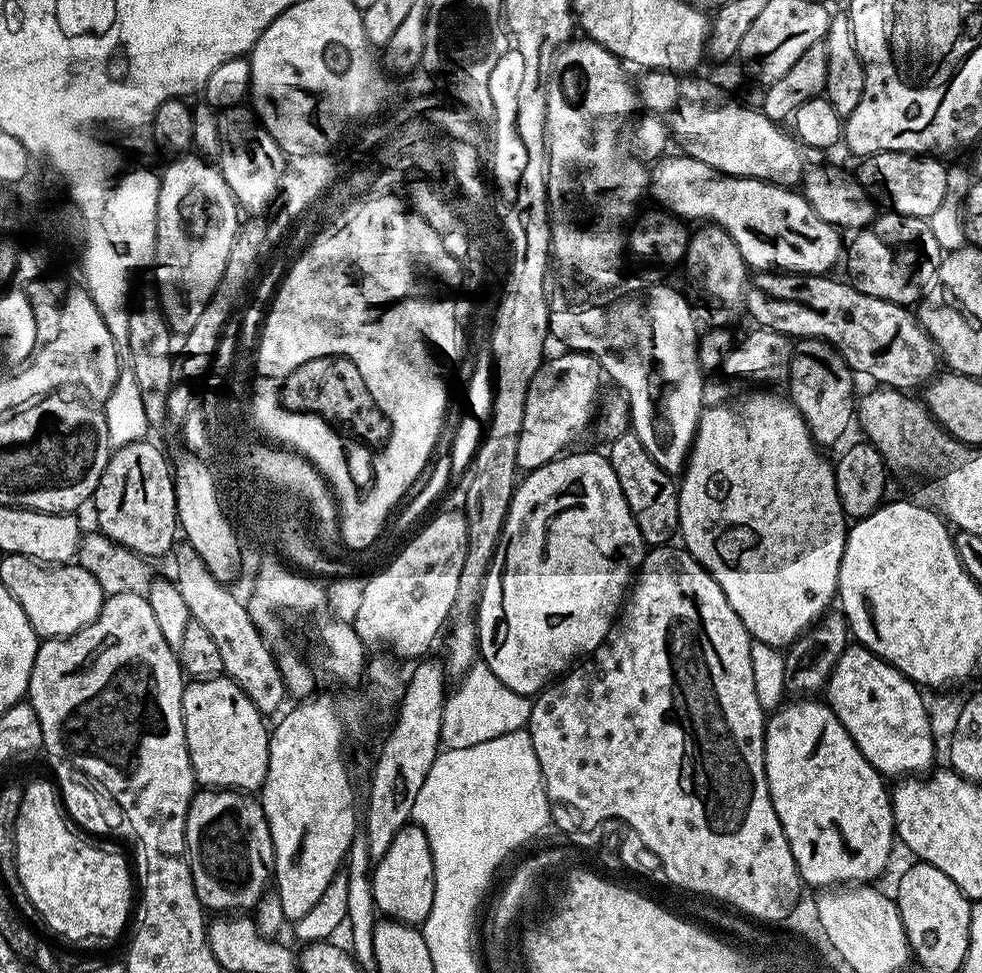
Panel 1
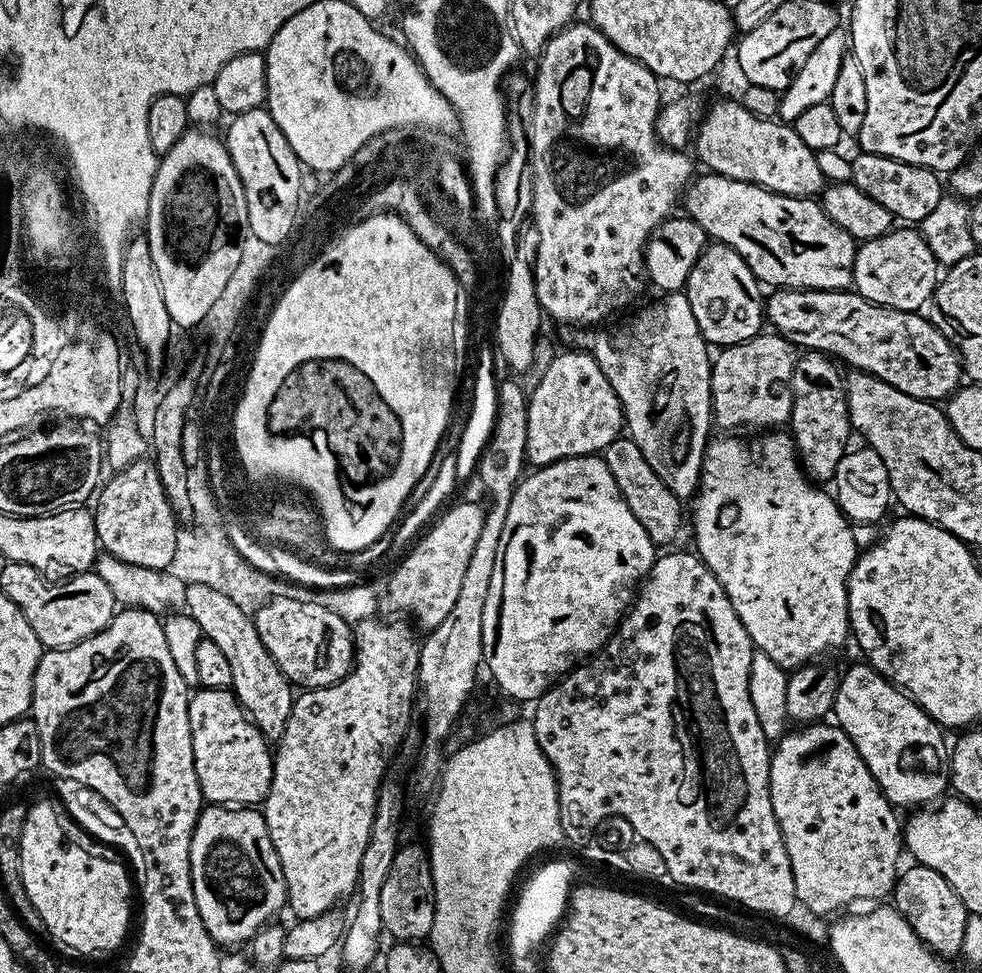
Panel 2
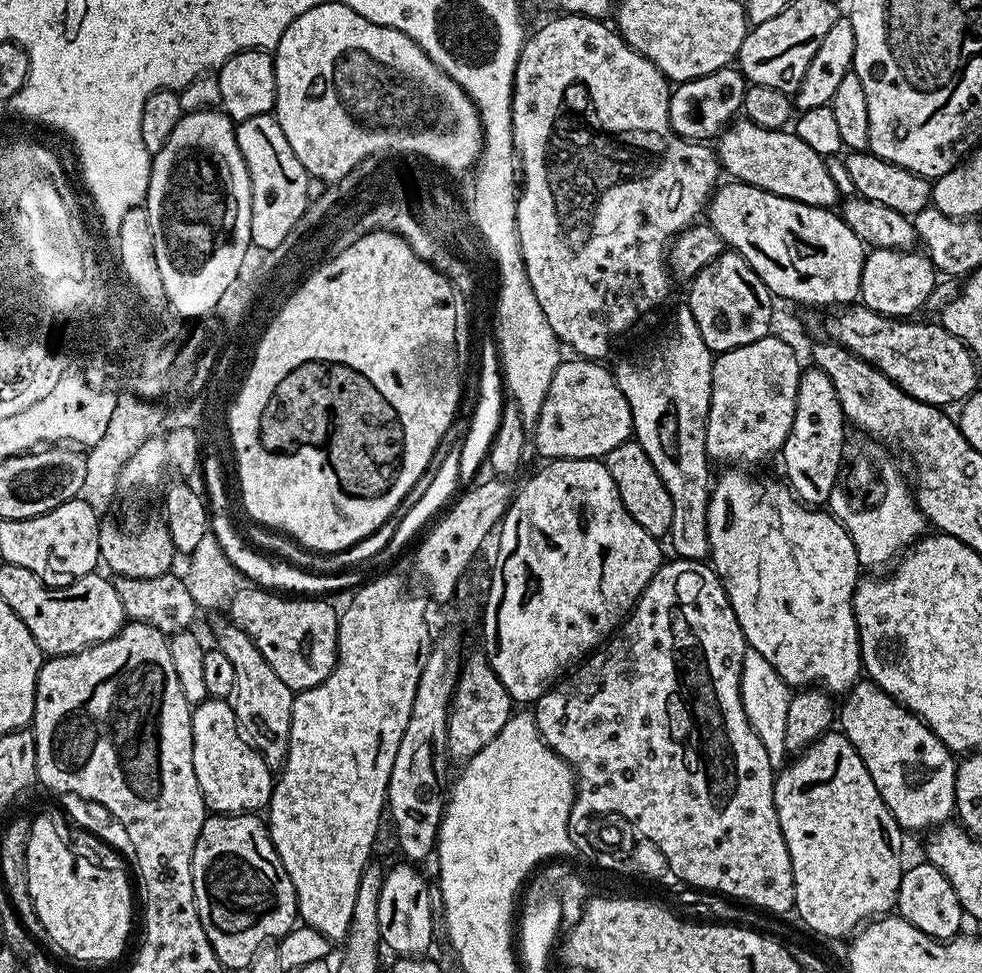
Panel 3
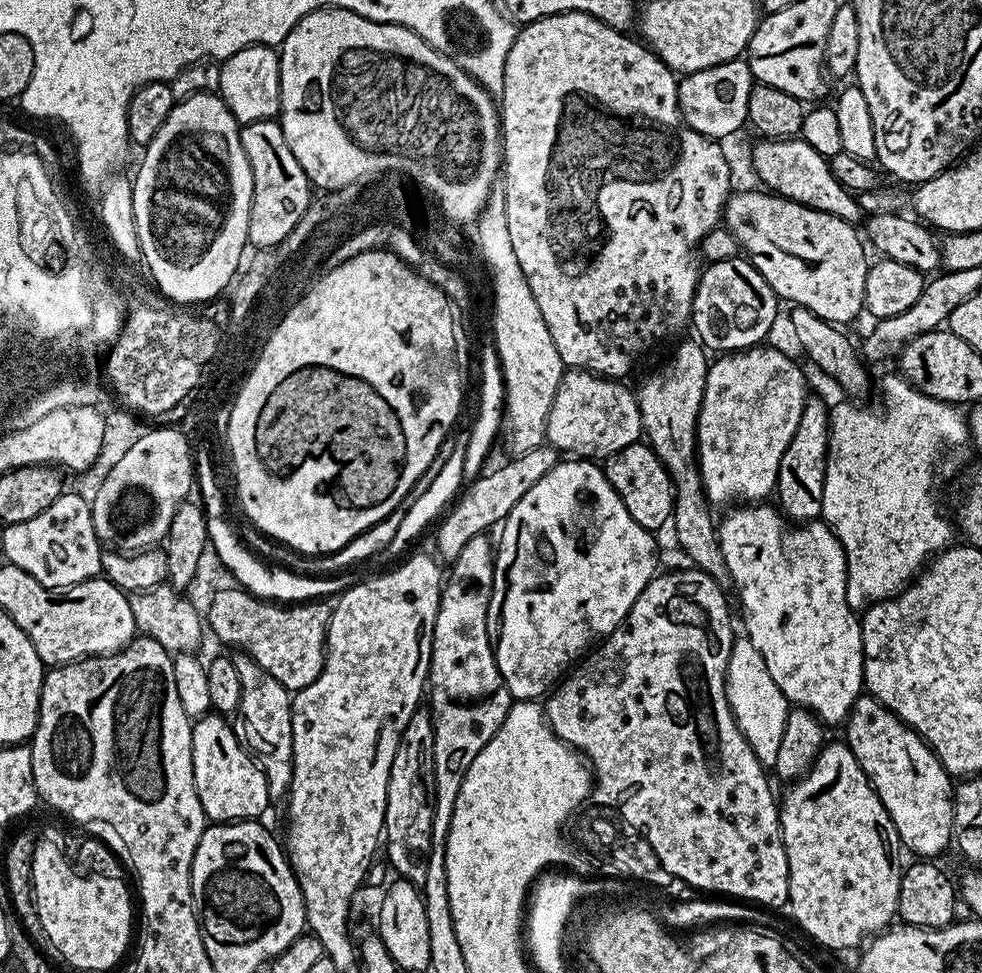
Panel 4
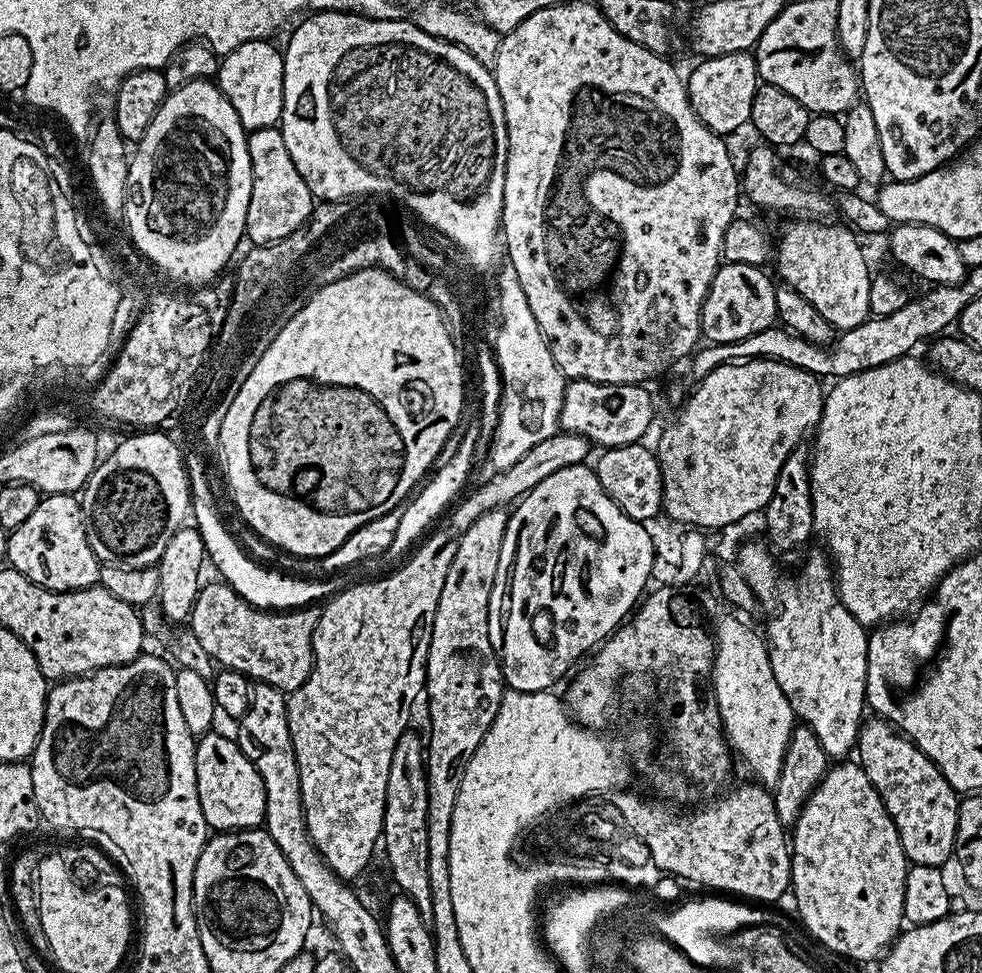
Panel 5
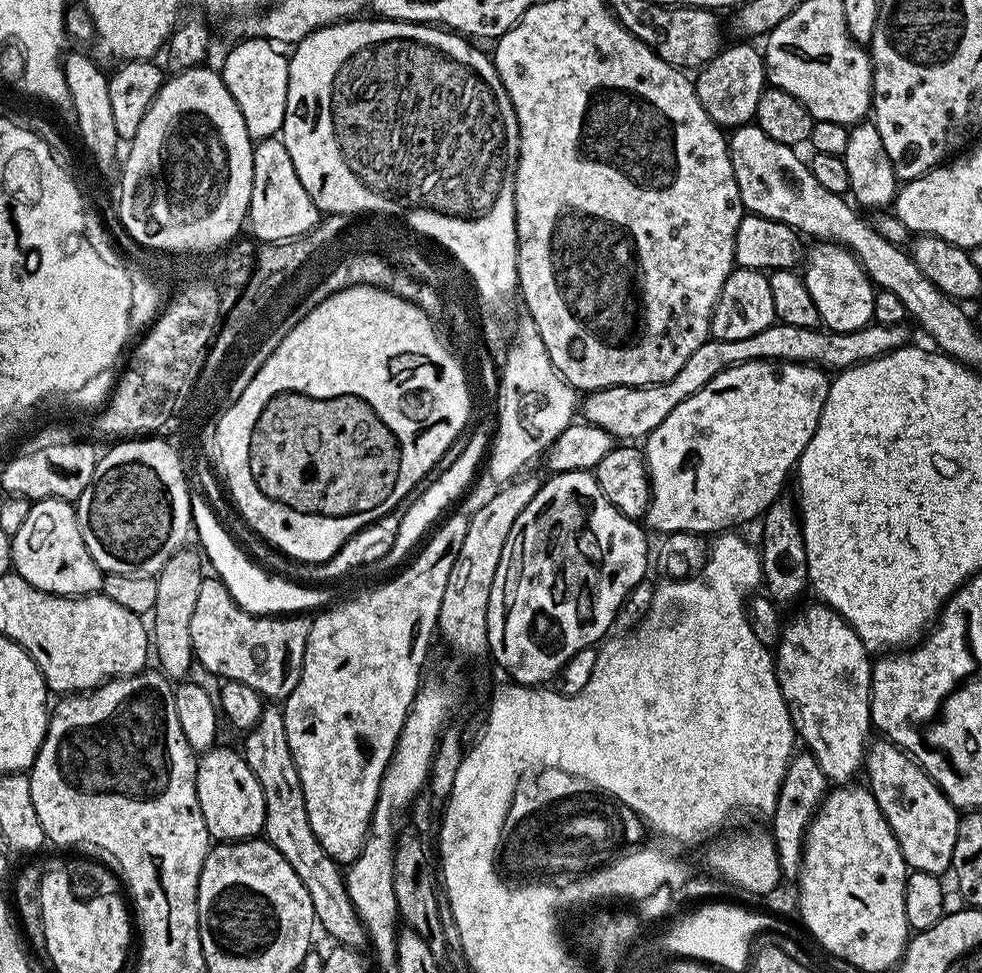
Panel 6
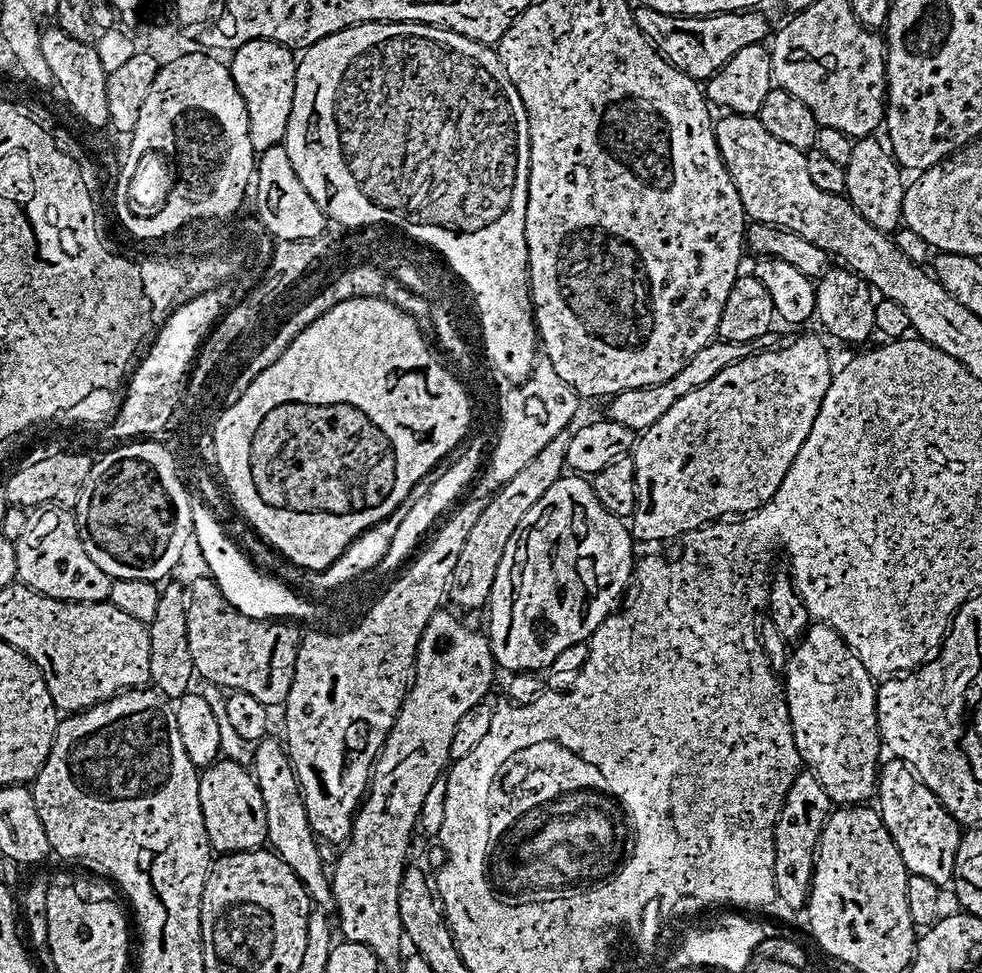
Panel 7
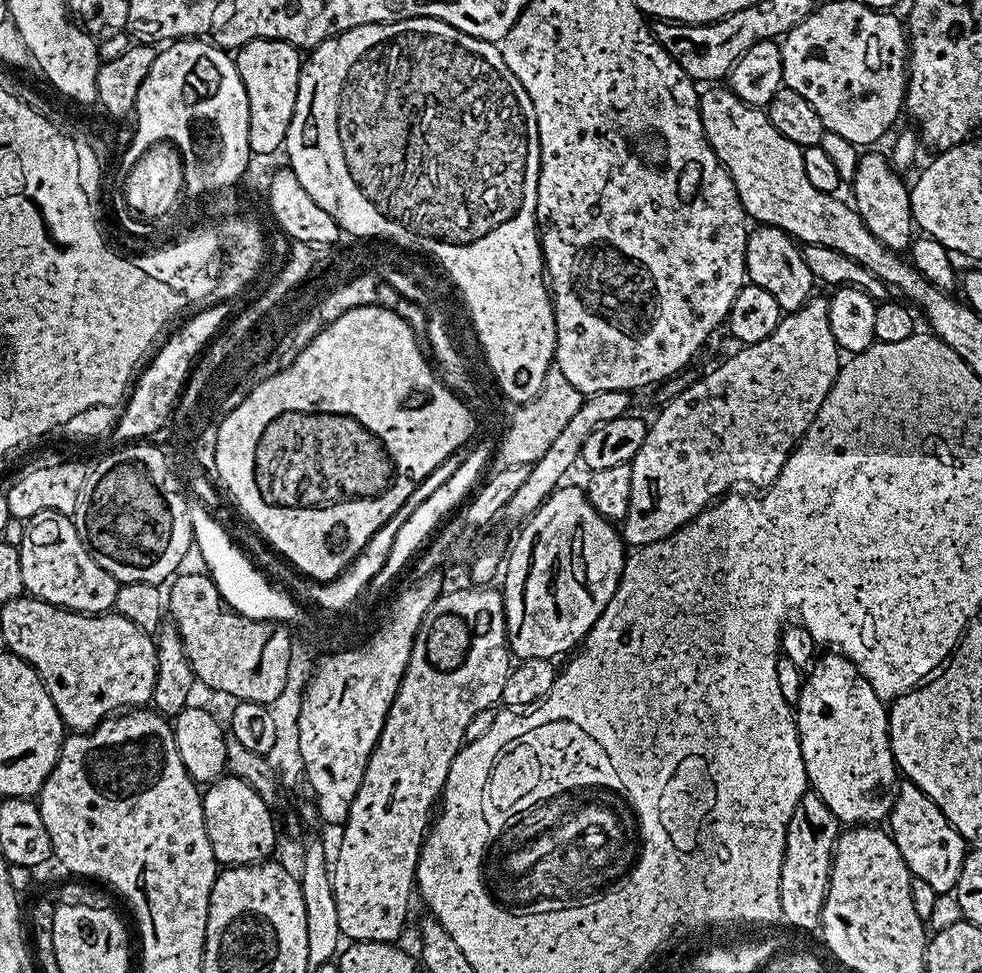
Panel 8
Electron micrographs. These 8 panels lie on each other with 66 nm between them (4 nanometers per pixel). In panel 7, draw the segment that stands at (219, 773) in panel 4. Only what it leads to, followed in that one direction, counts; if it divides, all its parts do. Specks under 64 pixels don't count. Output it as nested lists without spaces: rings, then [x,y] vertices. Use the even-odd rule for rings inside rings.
[[[227,758],[217,759],[200,772],[200,805],[202,818],[206,826],[208,843],[217,853],[251,852],[253,848],[261,847],[267,841],[266,806],[262,806],[262,794],[256,785],[256,778],[245,765]]]

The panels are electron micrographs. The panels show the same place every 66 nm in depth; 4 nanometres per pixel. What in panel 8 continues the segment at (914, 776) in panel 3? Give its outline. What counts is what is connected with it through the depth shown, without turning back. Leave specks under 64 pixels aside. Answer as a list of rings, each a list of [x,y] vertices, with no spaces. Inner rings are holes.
[[[919,799],[898,801],[892,808],[892,817],[889,818],[887,827],[913,877],[922,882],[930,882],[937,894],[951,893],[960,876],[960,867],[964,864],[965,837],[945,820],[931,800]]]

